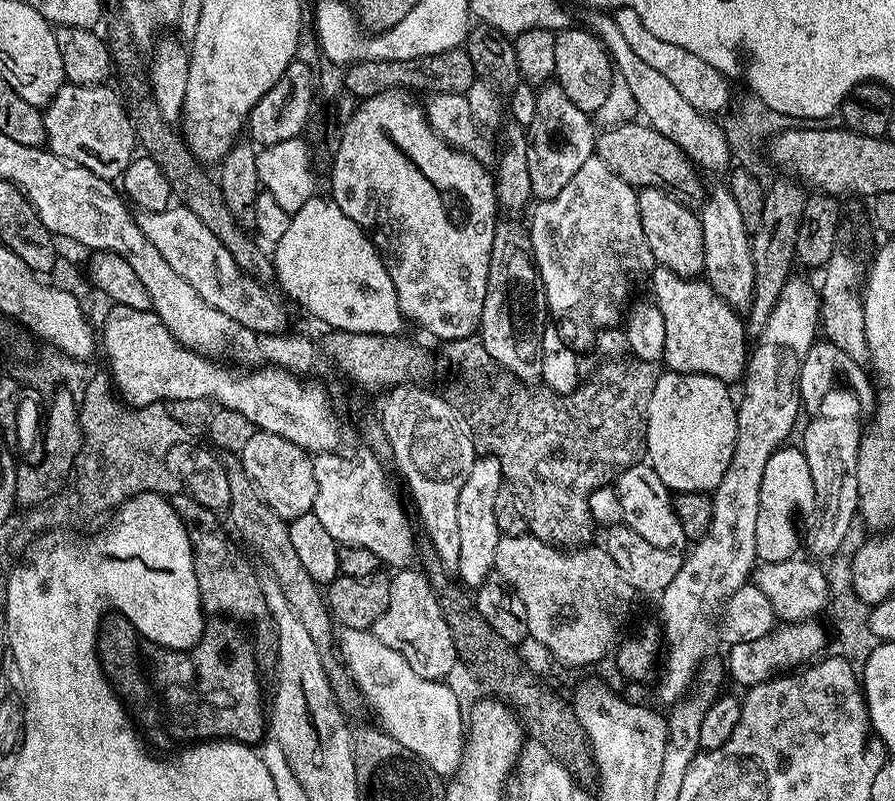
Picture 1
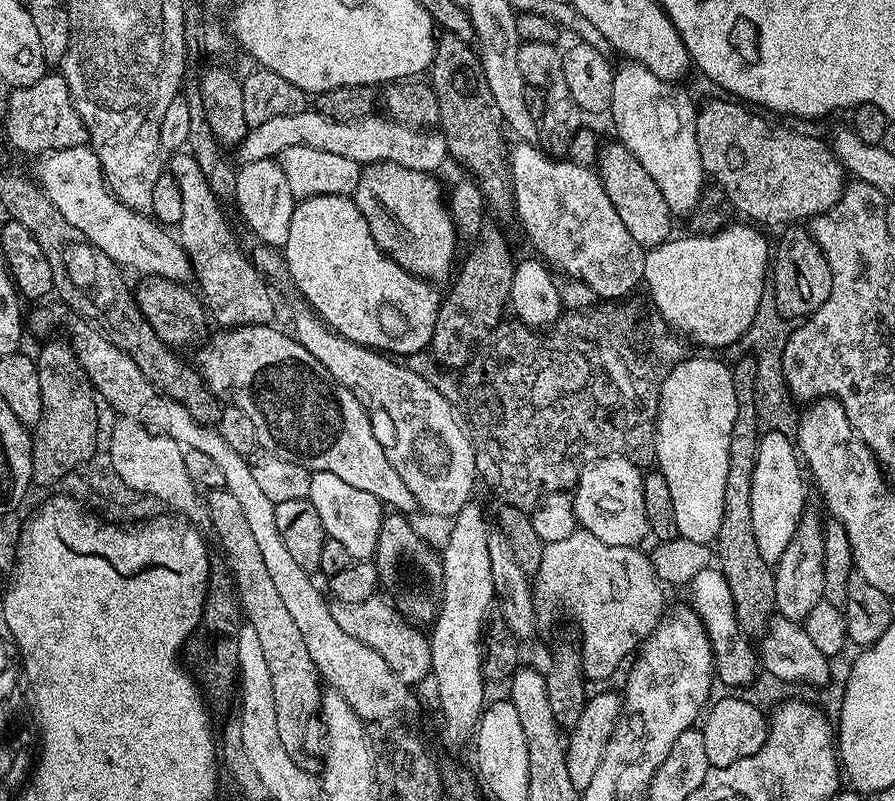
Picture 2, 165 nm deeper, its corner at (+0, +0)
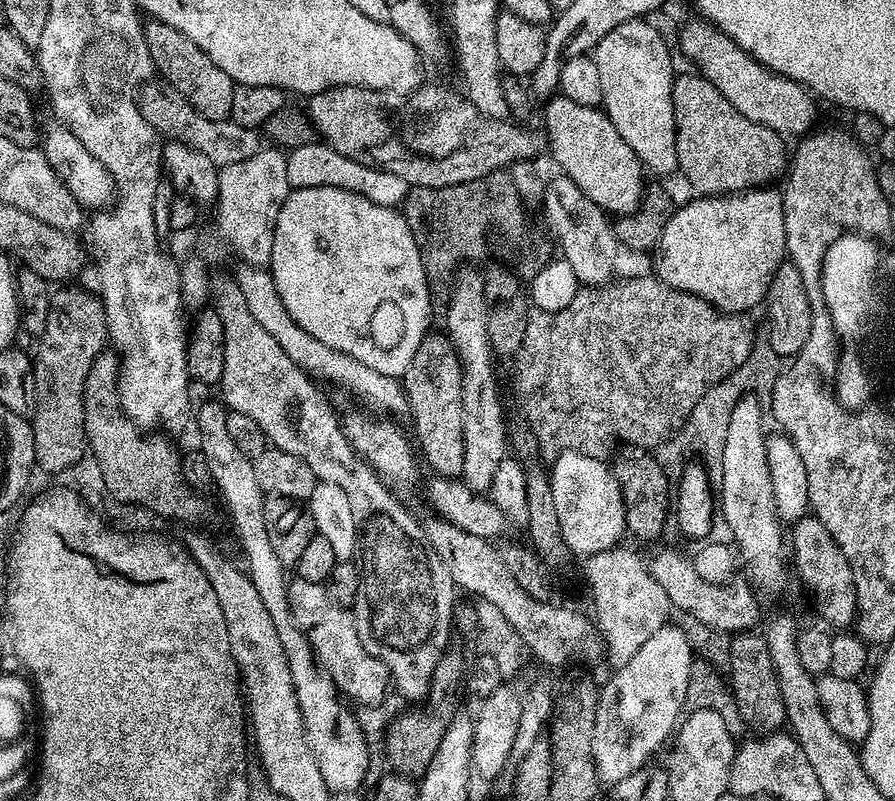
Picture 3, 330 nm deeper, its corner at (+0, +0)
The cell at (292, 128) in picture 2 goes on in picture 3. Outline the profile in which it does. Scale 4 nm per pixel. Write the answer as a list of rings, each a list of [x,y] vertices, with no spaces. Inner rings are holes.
[[[152,78],[141,84],[135,102],[140,107],[142,118],[146,118],[146,122],[161,137],[177,140],[198,150],[198,154],[206,154],[206,158],[210,158],[210,162],[214,162],[217,169],[230,166],[234,162],[242,162],[262,151],[262,136],[257,129],[238,126],[231,118],[202,118],[202,114],[198,114],[198,110],[194,110],[194,106],[190,106],[190,102],[186,102],[186,98],[182,98],[182,94],[174,90],[174,86],[165,84],[163,79]]]

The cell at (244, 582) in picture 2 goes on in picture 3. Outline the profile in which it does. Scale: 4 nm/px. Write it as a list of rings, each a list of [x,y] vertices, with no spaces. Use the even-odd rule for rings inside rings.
[[[104,350],[99,356],[94,358],[90,366],[90,372],[84,379],[84,417],[88,420],[88,432],[92,438],[93,448],[100,457],[100,464],[104,470],[105,480],[108,480],[109,488],[116,492],[117,496],[127,497],[128,500],[143,500],[144,504],[149,504],[156,511],[166,513],[179,513],[182,522],[196,520],[204,512],[205,497],[191,497],[186,492],[184,484],[177,475],[179,469],[177,463],[182,458],[182,452],[171,444],[169,437],[164,434],[149,434],[141,430],[134,421],[120,408],[120,391],[116,381],[120,375],[120,357],[115,351]]]

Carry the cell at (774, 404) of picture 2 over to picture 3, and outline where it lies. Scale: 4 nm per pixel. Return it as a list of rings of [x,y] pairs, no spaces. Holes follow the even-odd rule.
[[[765,311],[757,329],[755,346],[752,347],[749,358],[742,362],[742,366],[736,367],[726,379],[707,391],[691,410],[679,432],[654,450],[656,461],[662,467],[669,481],[679,481],[688,462],[686,458],[691,456],[696,446],[707,460],[705,463],[708,465],[711,483],[716,486],[721,484],[724,475],[723,451],[726,446],[727,431],[730,428],[730,414],[742,397],[753,395],[762,388],[769,389],[777,375],[778,367],[776,368],[776,364],[780,362],[780,358],[776,355],[776,351],[769,346],[771,341],[772,315]]]

